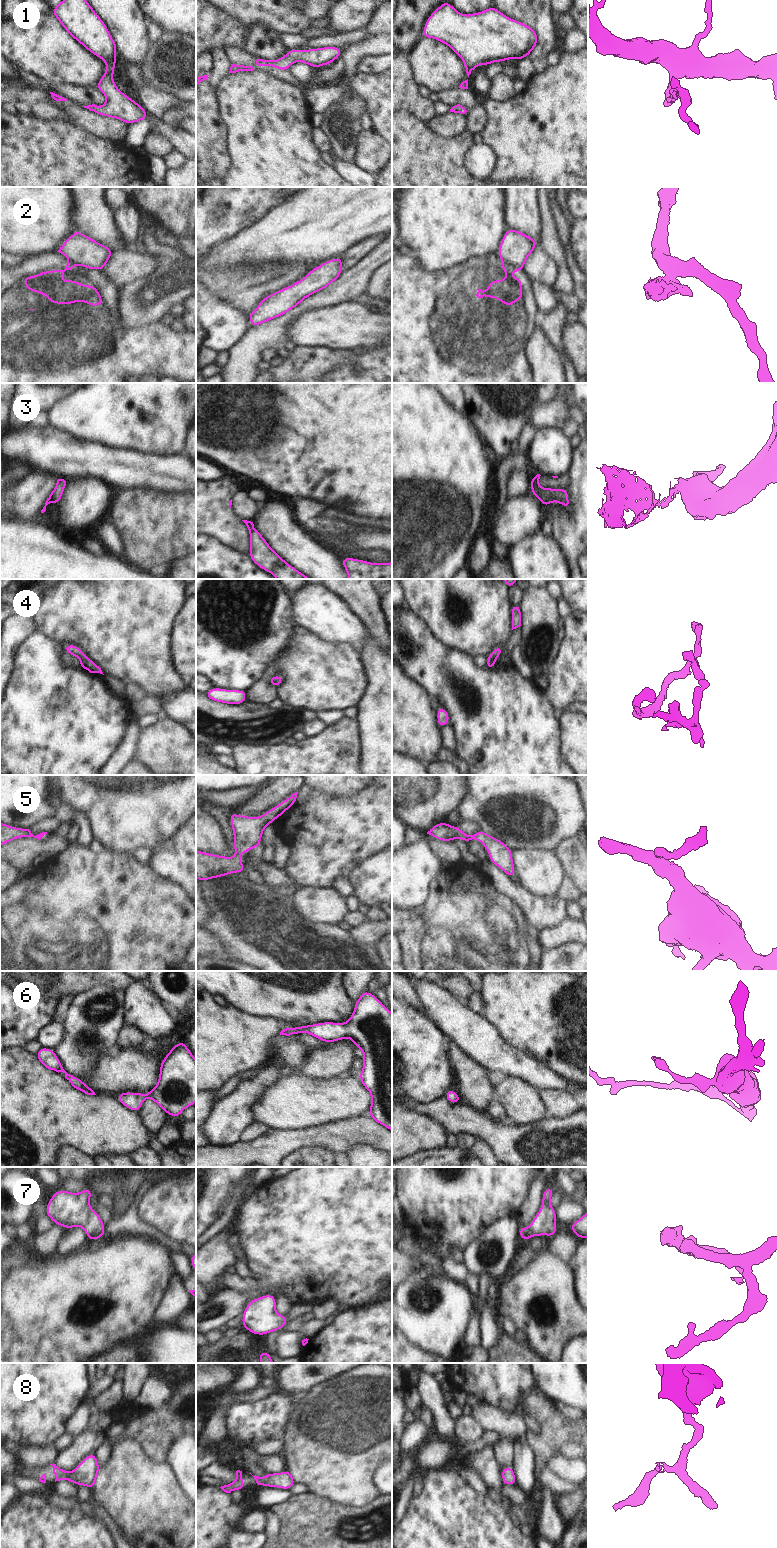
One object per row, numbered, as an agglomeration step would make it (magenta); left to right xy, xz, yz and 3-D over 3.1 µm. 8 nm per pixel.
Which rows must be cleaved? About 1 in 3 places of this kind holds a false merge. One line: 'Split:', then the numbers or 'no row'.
Split: 2, 3

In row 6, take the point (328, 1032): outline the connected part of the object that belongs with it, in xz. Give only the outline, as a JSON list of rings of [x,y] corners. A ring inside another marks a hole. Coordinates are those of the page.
[[[365,990],[355,1002],[355,1008],[345,1023],[322,1022],[300,1027],[289,1027],[280,1035],[308,1033],[326,1043],[340,1041],[346,1037],[353,1041],[355,1047],[363,1051],[363,1068],[359,1075],[362,1085],[371,1095],[369,1116],[385,1128],[392,1131],[392,1013],[377,997]]]

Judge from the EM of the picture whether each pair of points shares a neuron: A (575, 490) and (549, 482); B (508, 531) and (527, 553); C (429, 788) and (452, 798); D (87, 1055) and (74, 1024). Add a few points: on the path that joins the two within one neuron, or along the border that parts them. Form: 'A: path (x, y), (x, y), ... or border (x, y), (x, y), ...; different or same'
A: border (569, 471), (569, 485), (567, 487); different
B: border (539, 532), (525, 536), (509, 549); different
C: path (435, 788), (446, 792); same
D: path (82, 1047), (81, 1032); same

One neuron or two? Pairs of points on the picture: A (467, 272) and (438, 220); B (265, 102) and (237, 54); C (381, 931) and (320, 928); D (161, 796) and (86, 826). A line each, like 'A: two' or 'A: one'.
A: two
B: two
C: two
D: two

